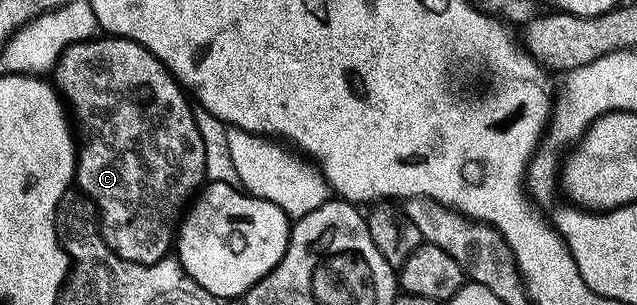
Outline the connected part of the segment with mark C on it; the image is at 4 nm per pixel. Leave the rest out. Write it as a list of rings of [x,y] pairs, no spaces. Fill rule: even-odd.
[[[106,34],[101,38],[81,40],[62,51],[52,69],[52,77],[54,76],[52,84],[59,97],[68,105],[73,119],[75,116],[78,119],[79,126],[90,135],[83,144],[81,141],[76,152],[76,184],[82,187],[83,194],[98,207],[98,216],[102,219],[101,239],[126,263],[139,266],[154,266],[157,260],[165,258],[166,251],[169,248],[171,251],[172,241],[176,236],[176,225],[180,220],[180,213],[187,207],[191,197],[203,187],[204,179],[202,180],[202,175],[206,172],[206,144],[202,141],[202,132],[198,129],[198,120],[194,117],[193,110],[190,109],[191,101],[188,99],[182,85],[174,79],[170,69],[154,53],[137,44],[135,40],[123,40],[117,34]]]

